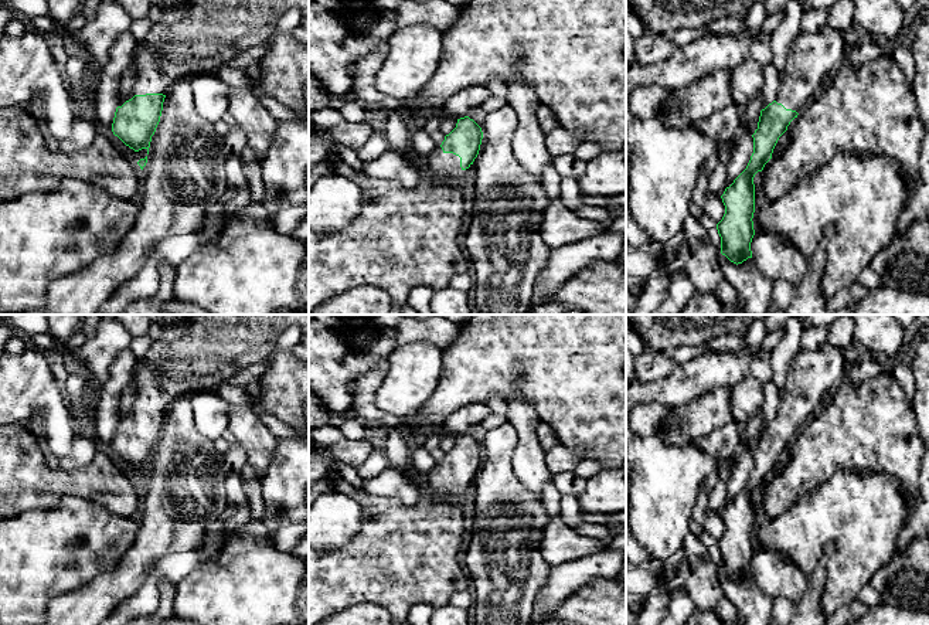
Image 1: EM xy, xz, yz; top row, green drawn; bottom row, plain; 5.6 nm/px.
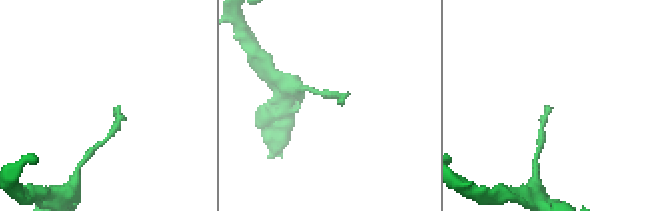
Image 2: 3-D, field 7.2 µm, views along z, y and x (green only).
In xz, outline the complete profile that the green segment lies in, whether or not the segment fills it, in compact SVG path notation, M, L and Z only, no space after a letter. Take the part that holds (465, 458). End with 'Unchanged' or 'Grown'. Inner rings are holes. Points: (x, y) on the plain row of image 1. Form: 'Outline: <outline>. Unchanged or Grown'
Outline: M469 434L460 435L456 445L425 476L423 483L433 495L453 499L473 483L481 456L481 445Z. Grown

